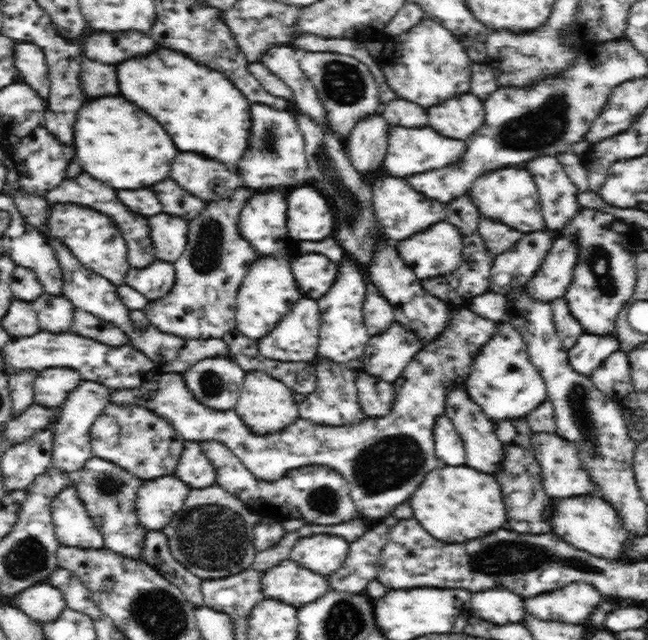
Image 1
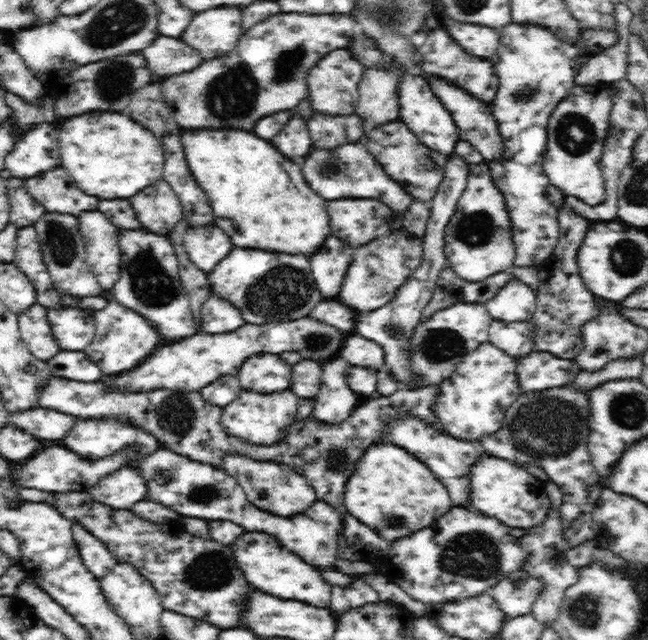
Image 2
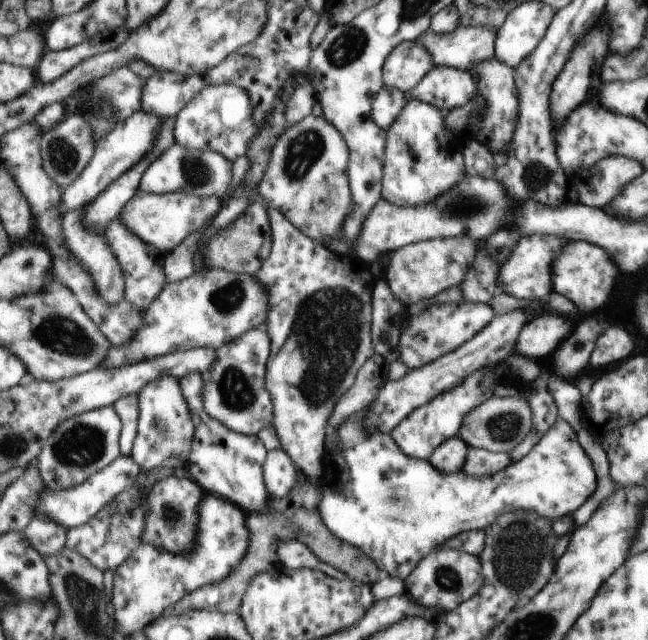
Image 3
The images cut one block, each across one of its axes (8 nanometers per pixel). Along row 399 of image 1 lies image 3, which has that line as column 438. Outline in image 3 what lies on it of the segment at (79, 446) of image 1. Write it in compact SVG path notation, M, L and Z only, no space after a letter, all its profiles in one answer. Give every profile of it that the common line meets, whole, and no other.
M432 66L406 95L444 112L451 108L461 108L473 100L478 92L473 76L467 71L449 66Z

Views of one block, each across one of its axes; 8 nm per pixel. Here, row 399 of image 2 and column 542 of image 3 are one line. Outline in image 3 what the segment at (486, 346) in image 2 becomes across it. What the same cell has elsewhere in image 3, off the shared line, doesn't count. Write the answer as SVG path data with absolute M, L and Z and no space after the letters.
M365 409L345 418L345 424L335 429L335 438L339 442L340 452L330 452L330 457L327 455L323 466L325 472L320 477L323 490L317 512L321 516L321 522L324 522L335 538L357 548L361 554L373 560L380 572L401 580L412 573L421 558L445 545L456 534L483 530L501 514L516 510L529 510L530 513L541 514L551 520L571 515L595 490L595 474L591 462L577 444L577 436L571 426L559 417L548 432L541 436L531 452L519 461L511 462L501 472L483 478L471 478L460 470L441 474L429 461L414 459L402 452L396 442L393 442L391 434L367 434Z

